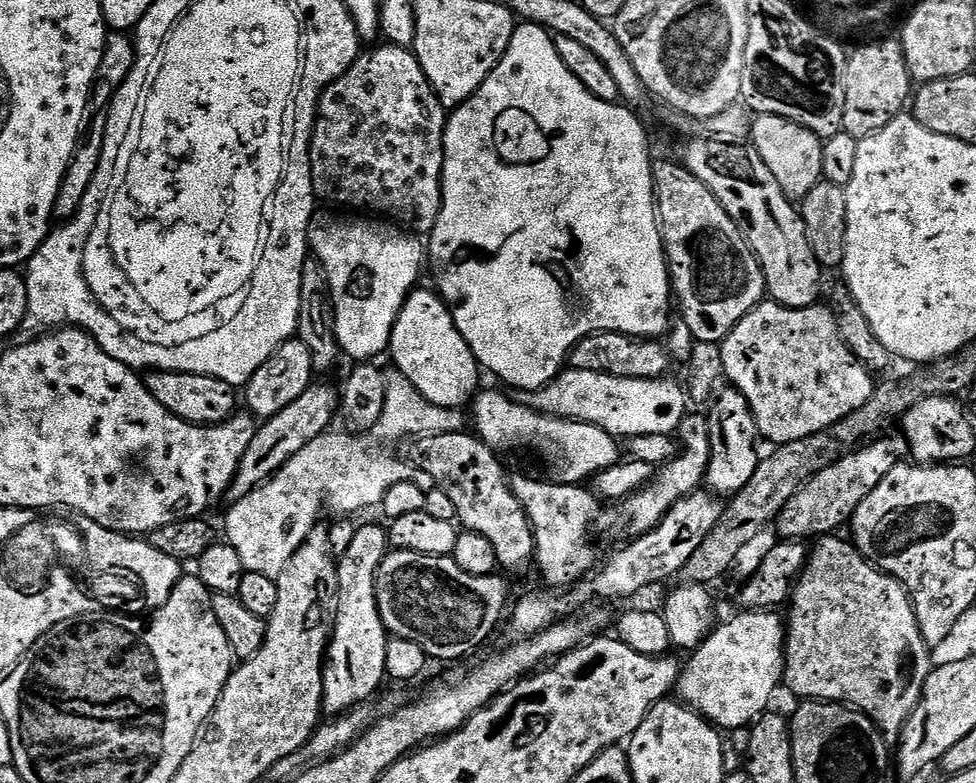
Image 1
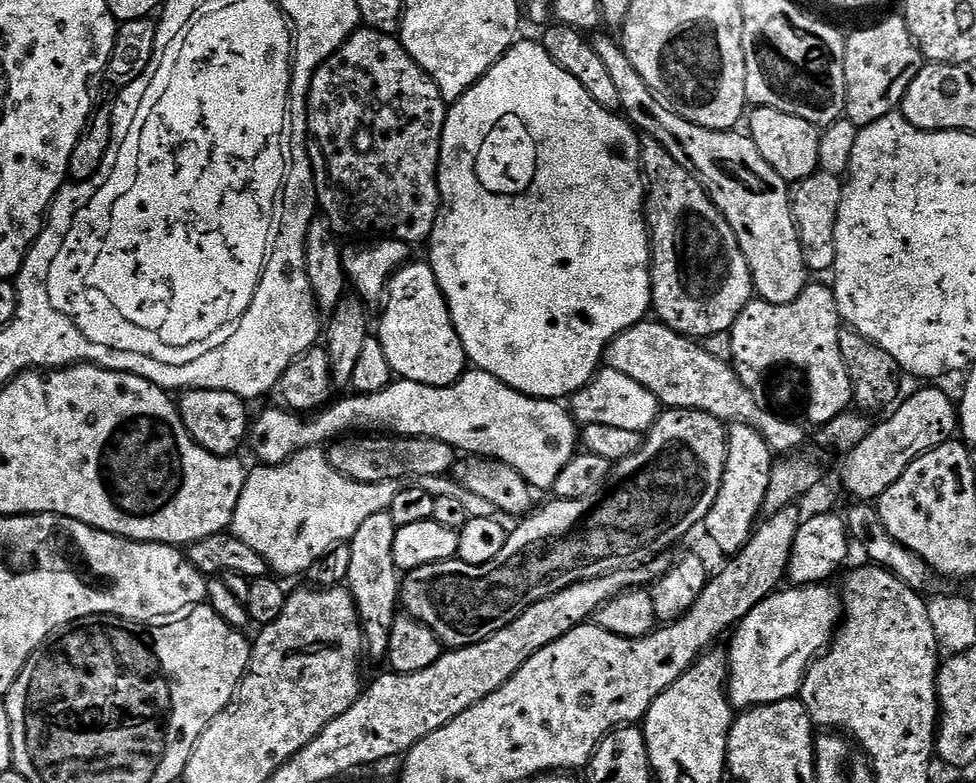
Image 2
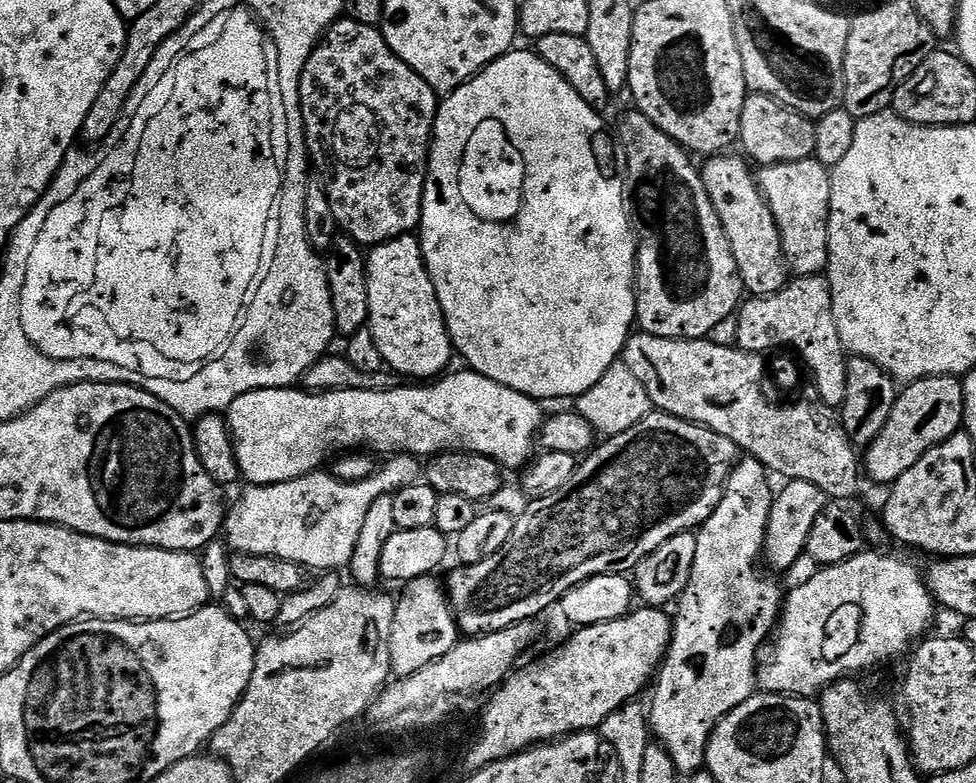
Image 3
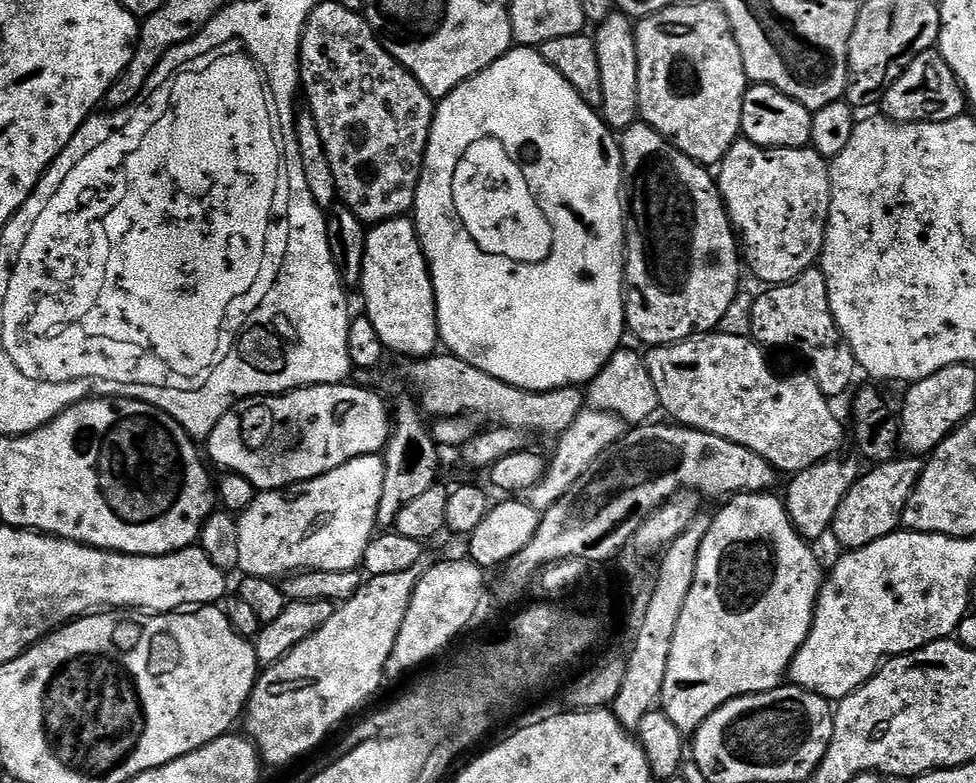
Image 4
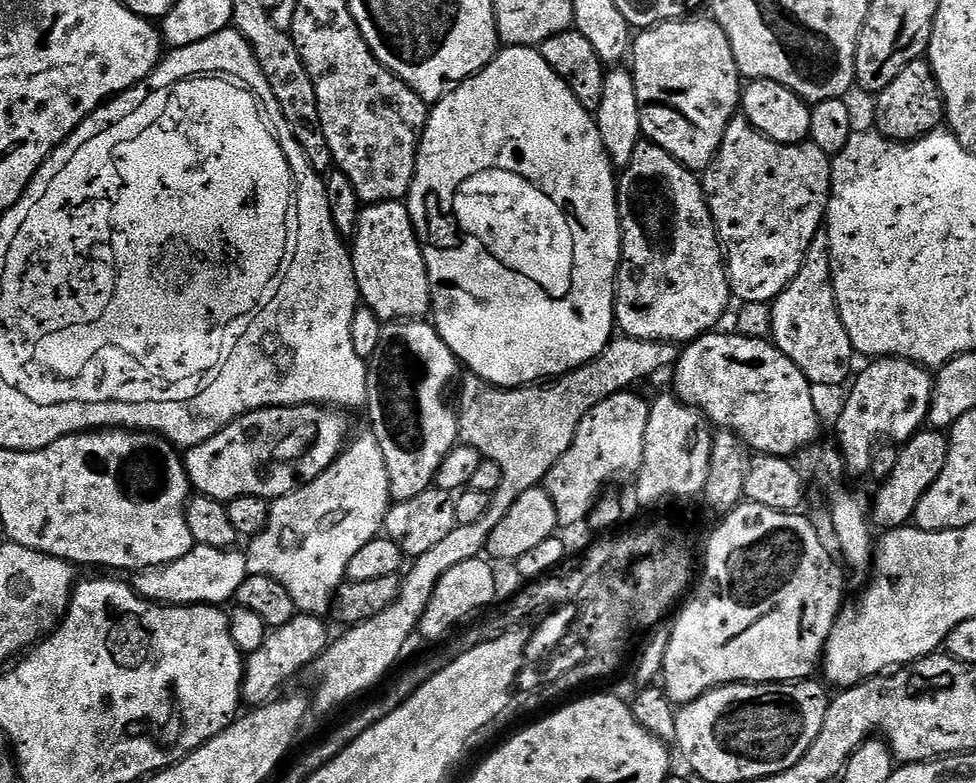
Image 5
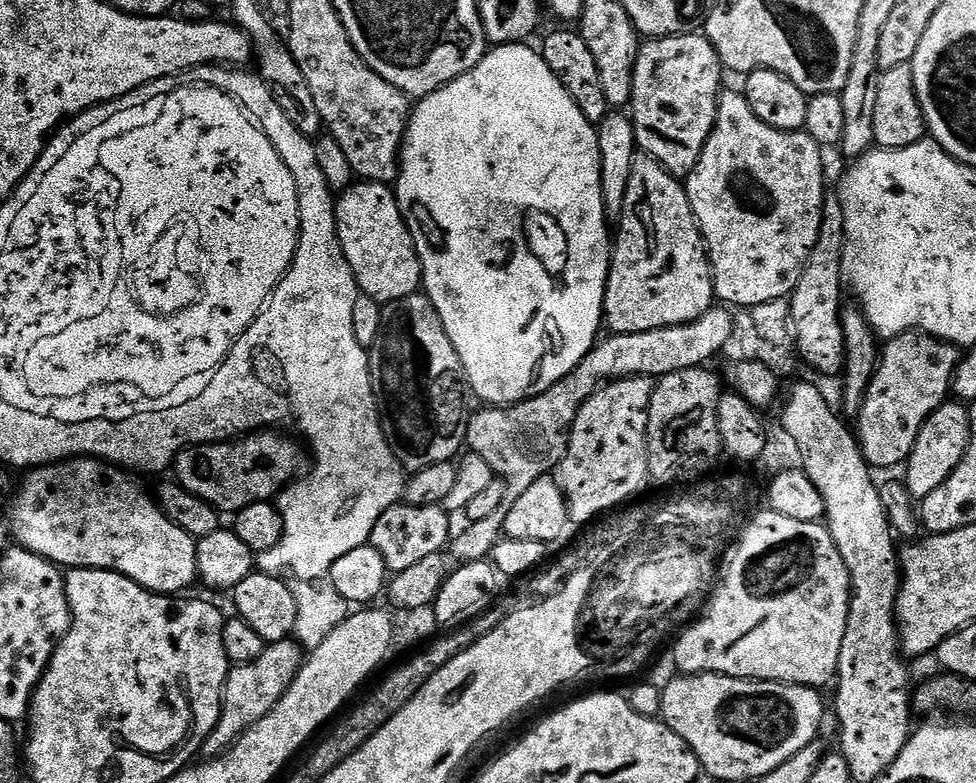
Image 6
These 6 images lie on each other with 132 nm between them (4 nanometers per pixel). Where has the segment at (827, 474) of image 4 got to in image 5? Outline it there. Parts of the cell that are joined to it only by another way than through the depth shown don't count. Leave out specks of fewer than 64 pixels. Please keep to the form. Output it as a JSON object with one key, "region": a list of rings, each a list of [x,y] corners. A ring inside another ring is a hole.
{"region":[[[899,356],[876,358],[865,364],[868,365],[861,372],[859,369],[855,373],[844,409],[836,420],[836,432],[840,435],[838,444],[849,477],[867,477],[872,471],[872,459],[881,447],[880,440],[911,440],[925,427],[924,419],[934,408],[934,376],[924,365],[902,360]]]}

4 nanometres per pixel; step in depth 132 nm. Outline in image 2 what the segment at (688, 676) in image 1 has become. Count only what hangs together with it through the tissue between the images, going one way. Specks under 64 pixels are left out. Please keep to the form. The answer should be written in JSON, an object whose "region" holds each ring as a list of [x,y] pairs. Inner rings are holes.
{"region":[[[824,584],[788,586],[766,597],[746,618],[742,618],[731,633],[732,641],[726,647],[728,661],[728,701],[733,709],[747,710],[763,704],[773,704],[799,697],[804,675],[818,654],[829,647],[842,620],[842,600]]]}

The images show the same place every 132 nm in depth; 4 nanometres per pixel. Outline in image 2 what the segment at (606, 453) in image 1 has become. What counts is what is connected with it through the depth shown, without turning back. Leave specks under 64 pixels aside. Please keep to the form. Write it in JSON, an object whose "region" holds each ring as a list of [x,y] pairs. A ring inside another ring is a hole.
{"region":[[[479,370],[465,371],[459,380],[445,388],[396,378],[374,394],[348,394],[345,400],[340,400],[337,404],[329,403],[307,418],[279,406],[271,406],[257,420],[255,417],[251,421],[250,441],[252,440],[252,452],[261,460],[261,465],[271,466],[287,462],[295,452],[306,452],[309,448],[352,433],[434,438],[446,442],[457,453],[468,452],[464,454],[472,458],[506,462],[506,466],[514,466],[514,470],[522,474],[522,478],[533,490],[551,490],[554,482],[558,482],[558,474],[566,470],[566,466],[578,452],[578,425],[572,419],[571,411],[562,405],[560,400],[539,400],[537,396],[527,396],[524,392],[514,390],[509,384],[503,384],[489,372]]]}

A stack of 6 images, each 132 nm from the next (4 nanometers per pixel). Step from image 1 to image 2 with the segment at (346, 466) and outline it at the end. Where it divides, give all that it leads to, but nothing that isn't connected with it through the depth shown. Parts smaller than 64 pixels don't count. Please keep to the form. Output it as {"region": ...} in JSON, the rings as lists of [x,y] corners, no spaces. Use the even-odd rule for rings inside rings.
{"region":[[[317,446],[309,448],[306,452],[295,452],[287,462],[274,464],[263,469],[264,476],[245,475],[242,486],[242,498],[238,498],[238,510],[234,510],[231,531],[246,546],[258,550],[262,558],[268,563],[269,569],[277,577],[300,576],[303,577],[312,566],[327,555],[337,545],[347,545],[358,534],[358,526],[371,518],[373,514],[386,512],[390,502],[394,502],[400,493],[401,485],[391,484],[363,484],[352,482],[334,466],[330,466],[327,451]]]}

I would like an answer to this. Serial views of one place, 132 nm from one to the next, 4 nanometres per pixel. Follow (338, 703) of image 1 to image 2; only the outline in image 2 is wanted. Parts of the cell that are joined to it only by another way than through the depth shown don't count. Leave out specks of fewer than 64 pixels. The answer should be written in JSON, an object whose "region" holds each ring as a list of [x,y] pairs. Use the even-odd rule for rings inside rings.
{"region":[[[388,511],[373,514],[358,526],[358,534],[348,544],[350,568],[346,587],[352,593],[364,630],[364,646],[369,657],[383,661],[388,654],[388,630],[394,626],[400,602],[401,573],[394,562],[394,534],[397,526]]]}

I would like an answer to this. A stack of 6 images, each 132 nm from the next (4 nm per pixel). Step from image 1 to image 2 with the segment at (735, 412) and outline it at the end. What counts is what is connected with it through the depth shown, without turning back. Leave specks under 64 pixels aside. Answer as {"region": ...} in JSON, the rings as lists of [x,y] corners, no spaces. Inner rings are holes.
{"region":[[[732,424],[728,428],[728,449],[722,486],[702,525],[703,531],[708,531],[709,538],[722,551],[728,552],[727,554],[739,552],[752,537],[754,525],[757,523],[756,515],[760,516],[764,507],[764,495],[770,484],[773,463],[773,450],[764,441],[762,434],[758,434],[758,430],[754,430],[749,424]]]}

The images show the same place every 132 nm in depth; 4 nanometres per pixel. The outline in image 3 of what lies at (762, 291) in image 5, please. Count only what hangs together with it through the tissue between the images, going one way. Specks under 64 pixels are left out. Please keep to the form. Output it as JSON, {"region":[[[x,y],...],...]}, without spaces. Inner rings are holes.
{"region":[[[814,158],[798,162],[765,164],[759,169],[758,183],[778,222],[788,267],[797,277],[819,276],[828,267],[828,223],[830,222],[830,182],[832,174]]]}

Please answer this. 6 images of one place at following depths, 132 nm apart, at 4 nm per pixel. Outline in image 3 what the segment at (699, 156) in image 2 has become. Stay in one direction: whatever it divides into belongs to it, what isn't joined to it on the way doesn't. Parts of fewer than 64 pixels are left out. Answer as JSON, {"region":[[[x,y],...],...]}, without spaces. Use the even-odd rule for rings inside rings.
{"region":[[[717,154],[703,165],[702,175],[706,194],[710,194],[710,202],[714,202],[714,210],[718,210],[718,218],[722,222],[722,230],[726,230],[726,238],[730,242],[730,250],[734,250],[734,262],[738,262],[738,274],[744,283],[744,291],[749,297],[769,296],[782,290],[790,283],[788,260],[784,257],[782,238],[778,230],[778,222],[766,198],[760,189],[757,177],[743,155]]]}

